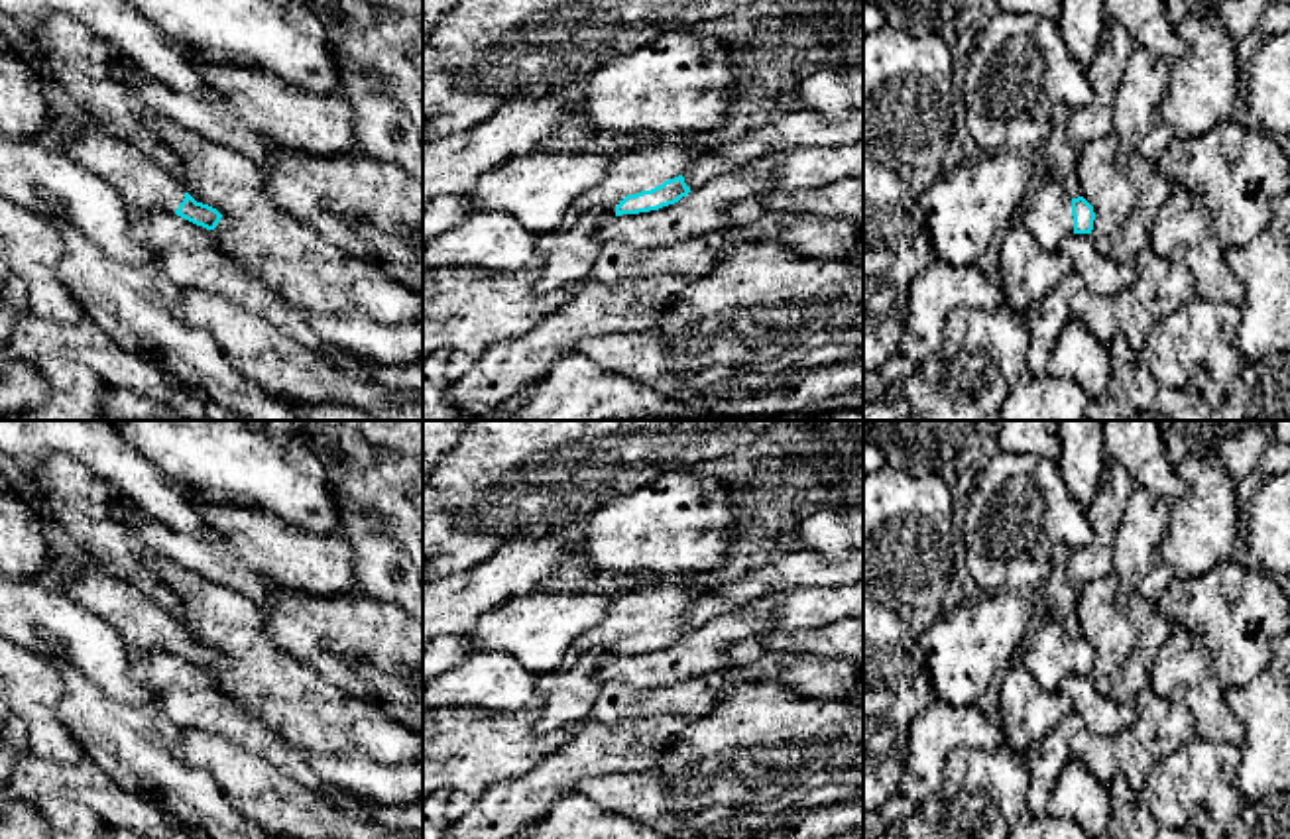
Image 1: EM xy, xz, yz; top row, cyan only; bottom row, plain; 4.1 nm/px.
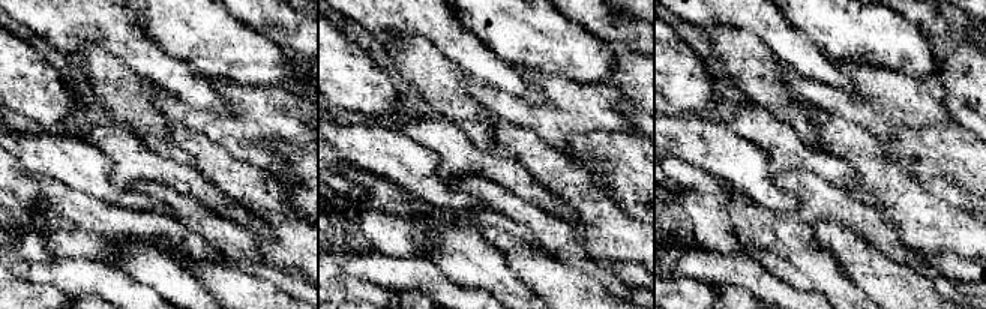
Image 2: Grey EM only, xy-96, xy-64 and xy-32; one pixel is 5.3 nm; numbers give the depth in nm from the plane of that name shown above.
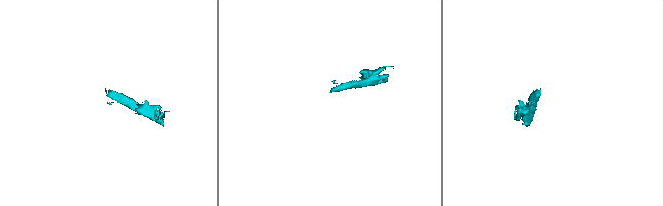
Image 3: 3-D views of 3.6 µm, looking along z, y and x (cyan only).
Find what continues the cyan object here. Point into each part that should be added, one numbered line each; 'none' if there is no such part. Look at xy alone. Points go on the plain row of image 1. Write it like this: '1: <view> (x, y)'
1: xy (146, 627)

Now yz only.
1: yz (1047, 653)

